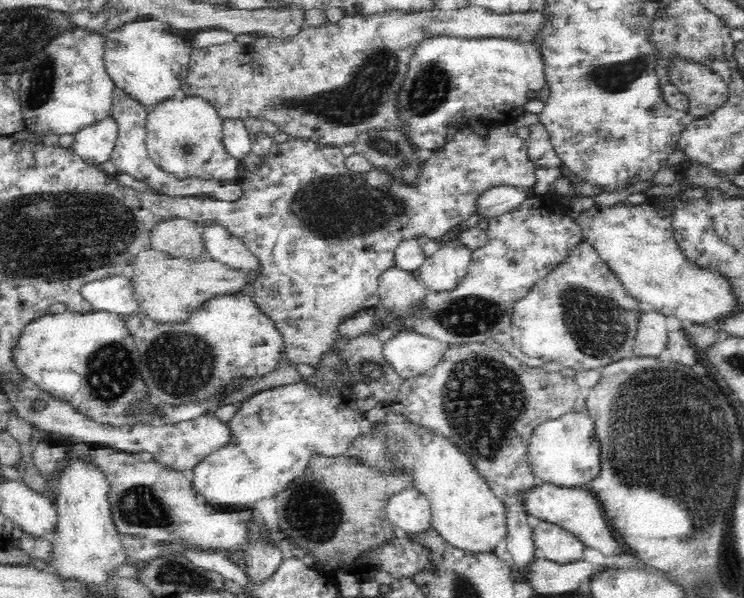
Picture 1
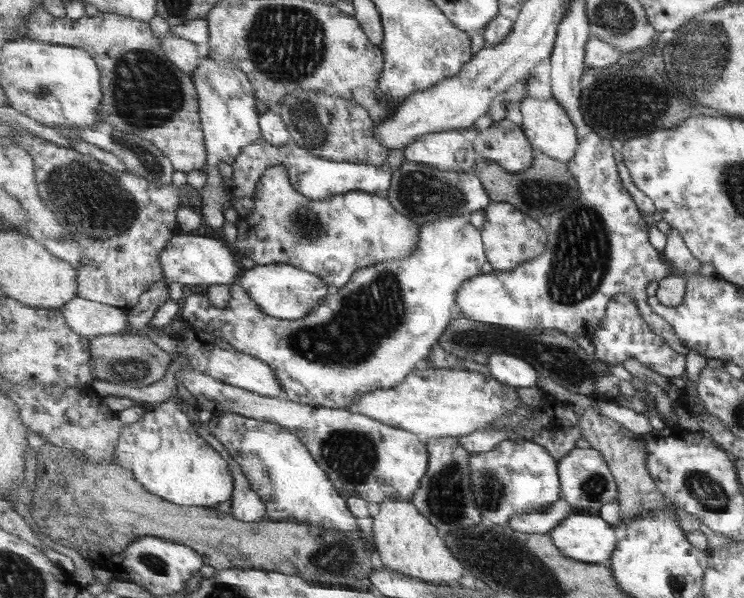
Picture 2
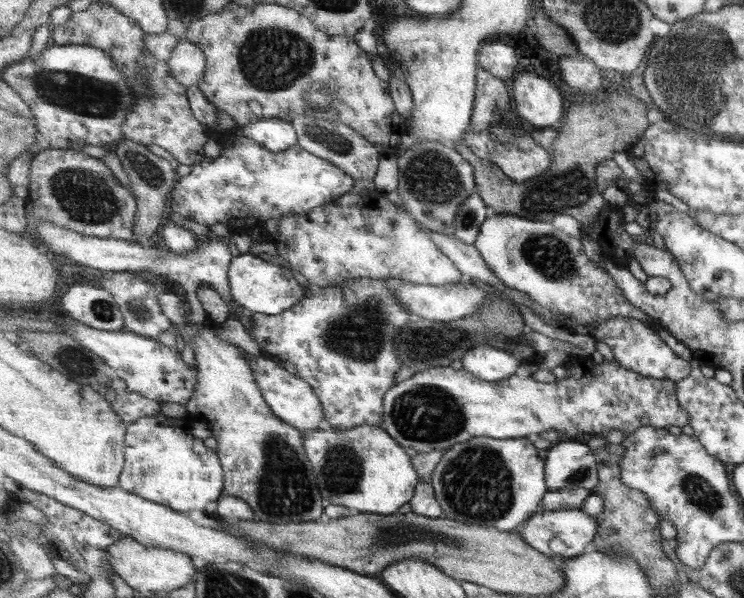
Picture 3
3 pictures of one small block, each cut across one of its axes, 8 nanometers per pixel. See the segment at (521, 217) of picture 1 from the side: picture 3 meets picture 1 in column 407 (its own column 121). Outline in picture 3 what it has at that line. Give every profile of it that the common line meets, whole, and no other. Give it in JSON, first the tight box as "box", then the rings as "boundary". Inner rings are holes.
{"box":[61,284,126,332],"boundary":[[[91,284],[73,286],[61,300],[69,317],[86,326],[111,332],[126,331],[124,314],[112,292]]]}

